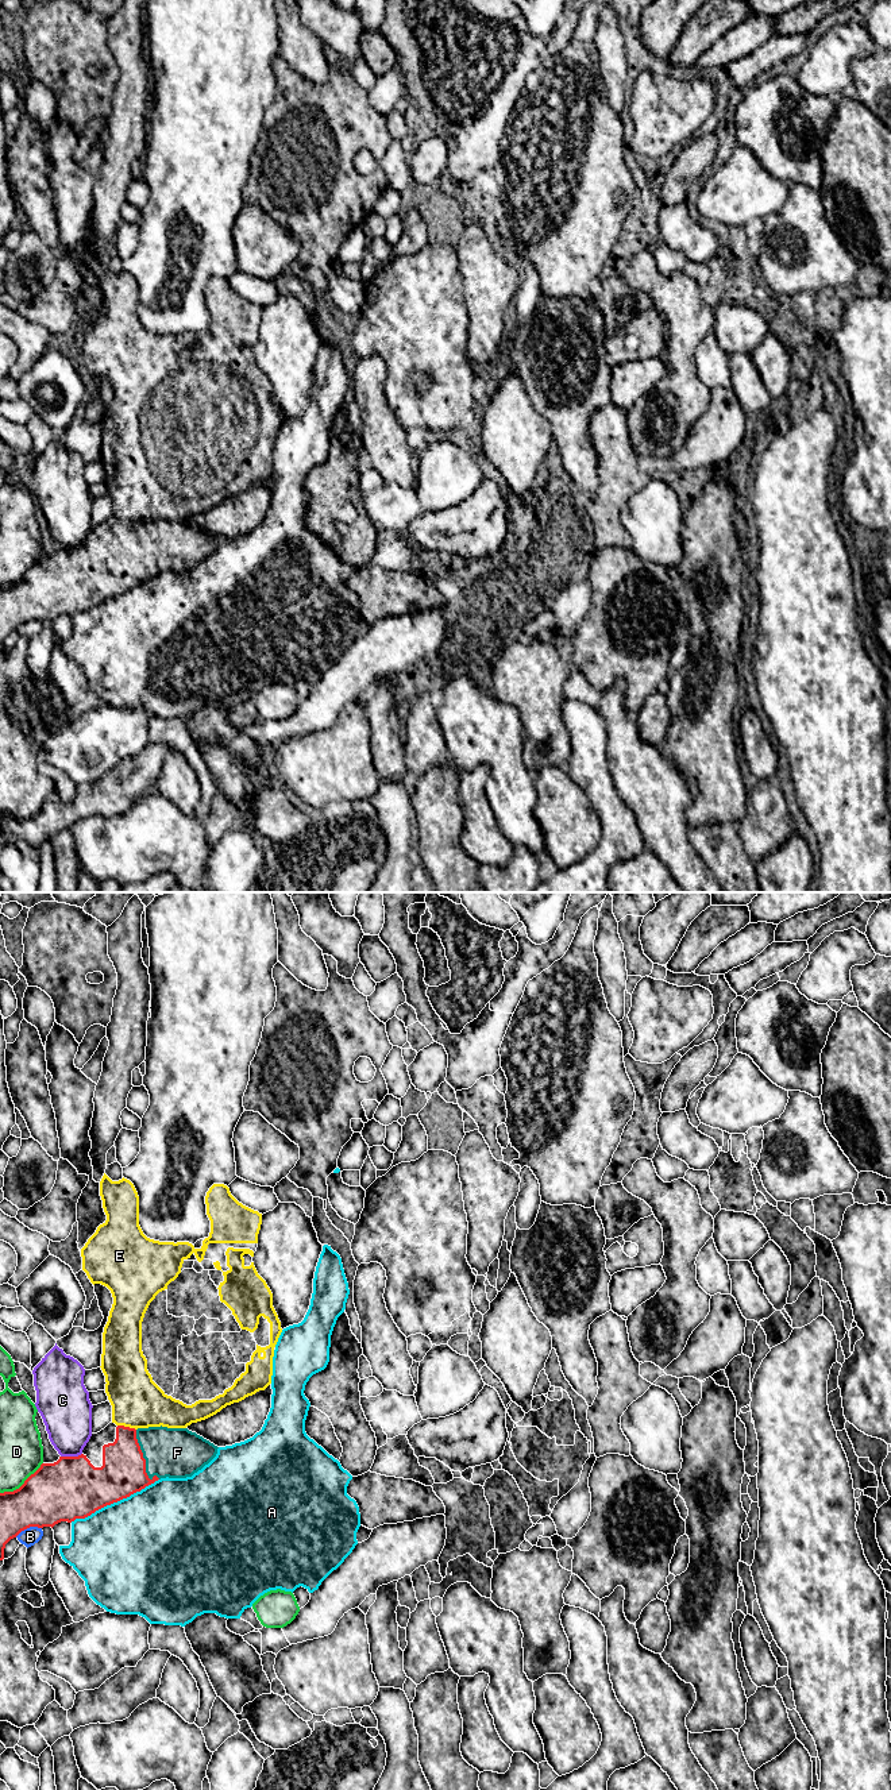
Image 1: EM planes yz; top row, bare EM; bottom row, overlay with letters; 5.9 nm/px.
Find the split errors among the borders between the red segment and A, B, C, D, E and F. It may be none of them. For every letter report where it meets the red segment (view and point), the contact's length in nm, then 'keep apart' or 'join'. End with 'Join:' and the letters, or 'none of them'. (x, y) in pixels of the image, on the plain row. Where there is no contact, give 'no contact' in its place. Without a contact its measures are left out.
A: contact yz (114, 594); length 600 nm; keep apart
B: contact yz (27, 620); length 170 nm; keep apart
C: contact yz (70, 550); length 130 nm; keep apart
D: contact yz (23, 577); length 320 nm; keep apart
E: contact yz (127, 520); length 120 nm; keep apart
F: contact yz (145, 552); length 320 nm; join
Join: F

